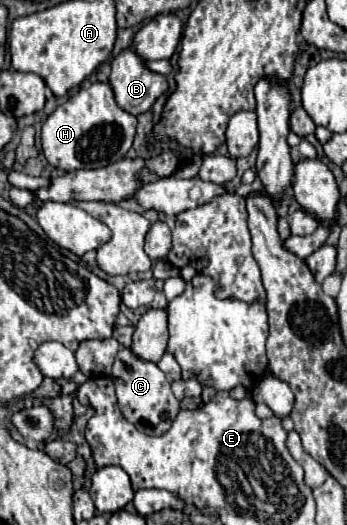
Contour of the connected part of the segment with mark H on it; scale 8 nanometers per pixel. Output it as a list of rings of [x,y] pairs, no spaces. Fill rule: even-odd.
[[[91,83],[71,95],[43,123],[43,155],[55,169],[99,169],[125,157],[133,145],[135,127],[137,119],[115,103],[109,83]]]

